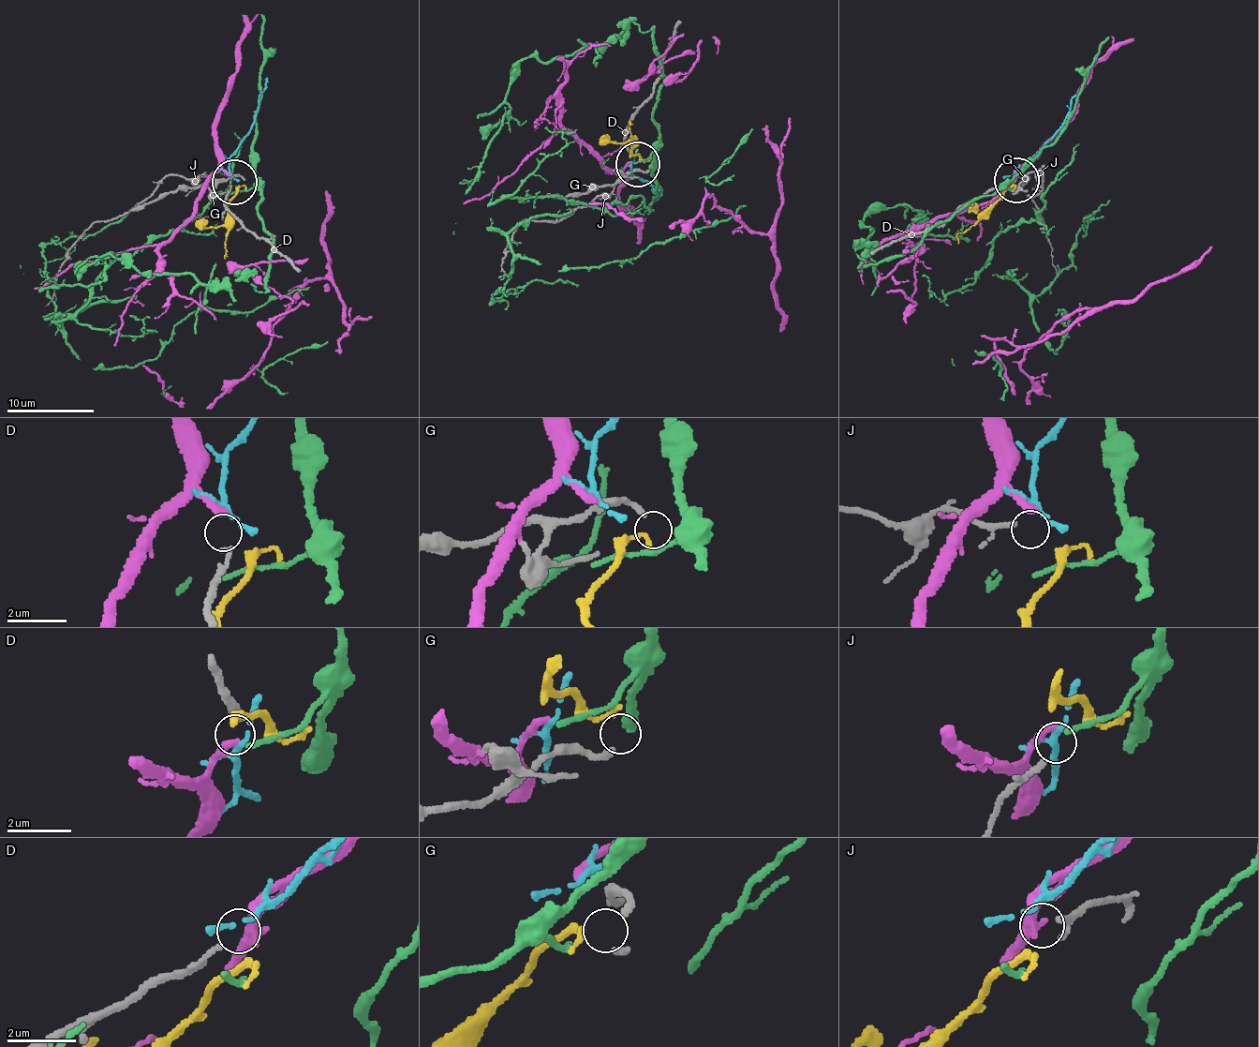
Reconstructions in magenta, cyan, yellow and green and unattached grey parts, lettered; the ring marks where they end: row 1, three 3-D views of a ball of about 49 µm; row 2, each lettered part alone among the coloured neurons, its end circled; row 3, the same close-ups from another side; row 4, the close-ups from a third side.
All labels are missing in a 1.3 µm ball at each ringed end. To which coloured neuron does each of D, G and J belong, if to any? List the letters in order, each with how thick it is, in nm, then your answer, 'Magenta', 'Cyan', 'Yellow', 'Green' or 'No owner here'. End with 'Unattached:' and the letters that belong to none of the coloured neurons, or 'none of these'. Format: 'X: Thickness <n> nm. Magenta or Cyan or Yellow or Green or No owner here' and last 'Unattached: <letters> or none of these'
D: Thickness 140 nm. Magenta
G: Thickness 200 nm. No owner here
J: Thickness 120 nm. No owner here
Unattached: G, J

